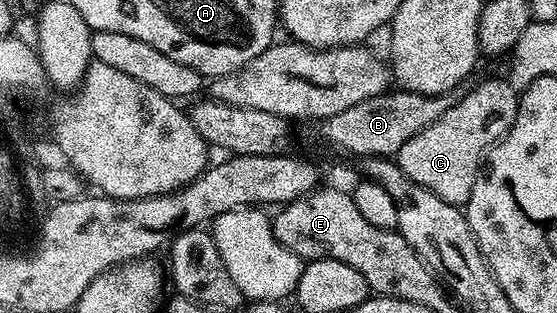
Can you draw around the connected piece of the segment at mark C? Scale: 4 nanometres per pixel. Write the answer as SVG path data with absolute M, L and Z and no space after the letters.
M505 79L469 89L456 106L402 145L394 156L395 163L399 164L411 183L442 198L442 202L467 205L490 149L511 130L517 107L518 93Z

